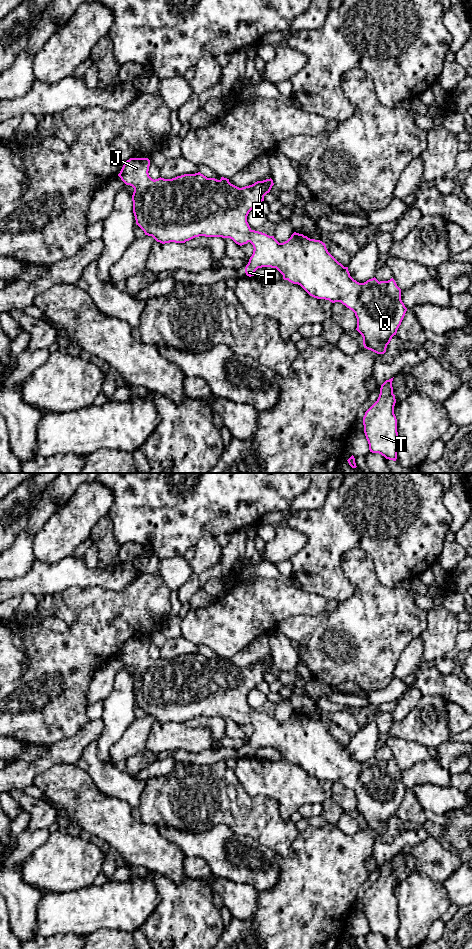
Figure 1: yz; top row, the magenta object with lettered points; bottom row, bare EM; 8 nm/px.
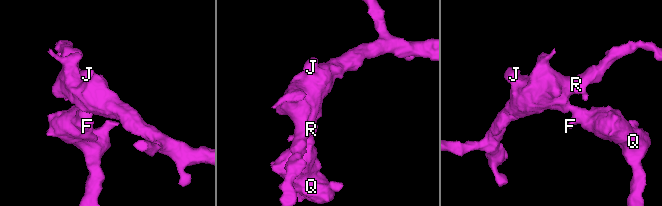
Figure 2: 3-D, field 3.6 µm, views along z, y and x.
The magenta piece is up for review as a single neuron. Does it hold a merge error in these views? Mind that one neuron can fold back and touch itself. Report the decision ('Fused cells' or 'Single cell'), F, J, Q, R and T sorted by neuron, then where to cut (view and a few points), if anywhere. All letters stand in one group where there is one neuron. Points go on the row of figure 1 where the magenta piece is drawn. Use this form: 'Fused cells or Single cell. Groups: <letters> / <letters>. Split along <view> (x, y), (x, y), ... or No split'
Single cell. Groups: F J Q R T. No split

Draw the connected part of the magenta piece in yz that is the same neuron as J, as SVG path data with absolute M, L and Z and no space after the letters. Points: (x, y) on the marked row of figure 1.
M130 158L118 174L126 185L134 188L133 213L145 235L162 244L185 243L199 236L230 238L240 246L250 242L254 250L245 267L247 276L254 276L258 268L276 268L284 280L300 285L310 296L341 302L355 313L356 330L363 337L364 348L377 354L386 352L407 311L401 300L401 289L393 278L379 282L374 277L364 283L357 282L350 276L348 267L339 263L320 240L294 232L287 241L279 243L274 236L252 230L247 216L270 192L274 185L271 178L242 188L231 184L227 178L207 178L200 172L154 180L149 176L149 166L148 158Z

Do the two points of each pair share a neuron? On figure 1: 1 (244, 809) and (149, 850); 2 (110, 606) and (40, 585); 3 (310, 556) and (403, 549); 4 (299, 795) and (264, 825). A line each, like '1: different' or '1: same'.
1: different
2: different
3: same
4: different

